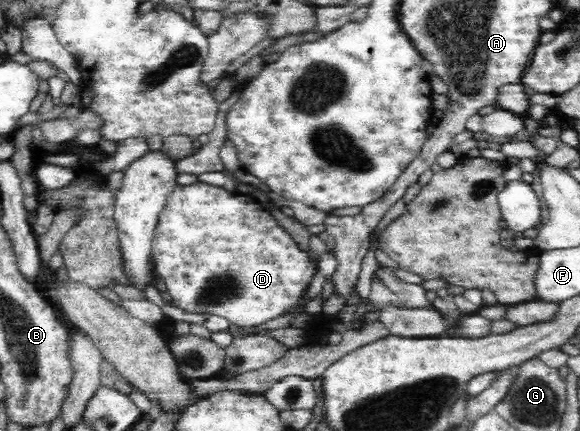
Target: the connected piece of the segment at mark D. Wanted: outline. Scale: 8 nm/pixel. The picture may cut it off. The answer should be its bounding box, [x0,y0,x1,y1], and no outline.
[152,182,314,327]

